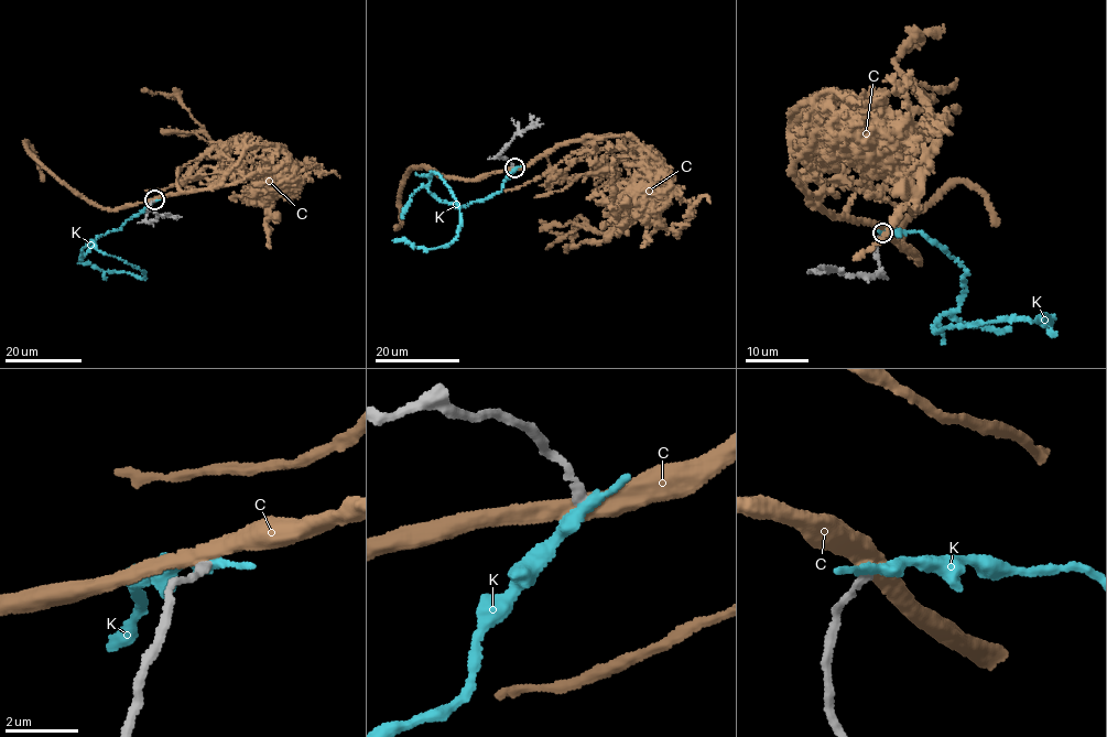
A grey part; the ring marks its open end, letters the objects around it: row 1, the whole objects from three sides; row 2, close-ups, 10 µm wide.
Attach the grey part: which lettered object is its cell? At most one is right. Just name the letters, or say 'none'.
none

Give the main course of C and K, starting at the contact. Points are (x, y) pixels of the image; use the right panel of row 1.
C: (882, 231), (827, 210), (792, 175), (842, 126), (926, 123), (929, 104), (893, 60), (922, 41), (904, 51)
K: (883, 232), (920, 231), (963, 267), (965, 288), (936, 331), (1043, 315), (1052, 325), (1044, 325)

